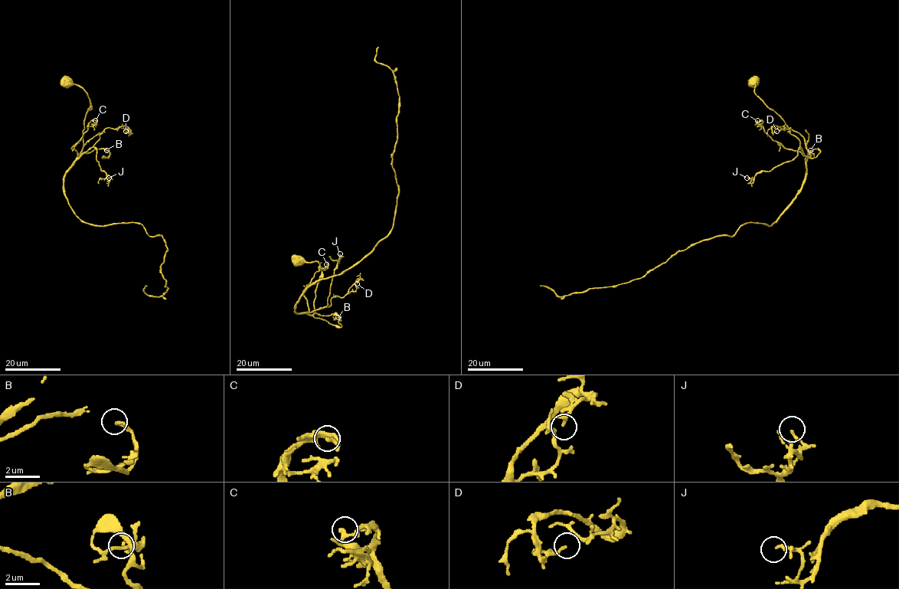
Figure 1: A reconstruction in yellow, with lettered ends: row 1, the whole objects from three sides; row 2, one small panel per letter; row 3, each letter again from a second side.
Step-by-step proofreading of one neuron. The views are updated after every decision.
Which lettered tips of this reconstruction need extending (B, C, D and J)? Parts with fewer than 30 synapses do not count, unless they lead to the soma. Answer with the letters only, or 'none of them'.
none of them

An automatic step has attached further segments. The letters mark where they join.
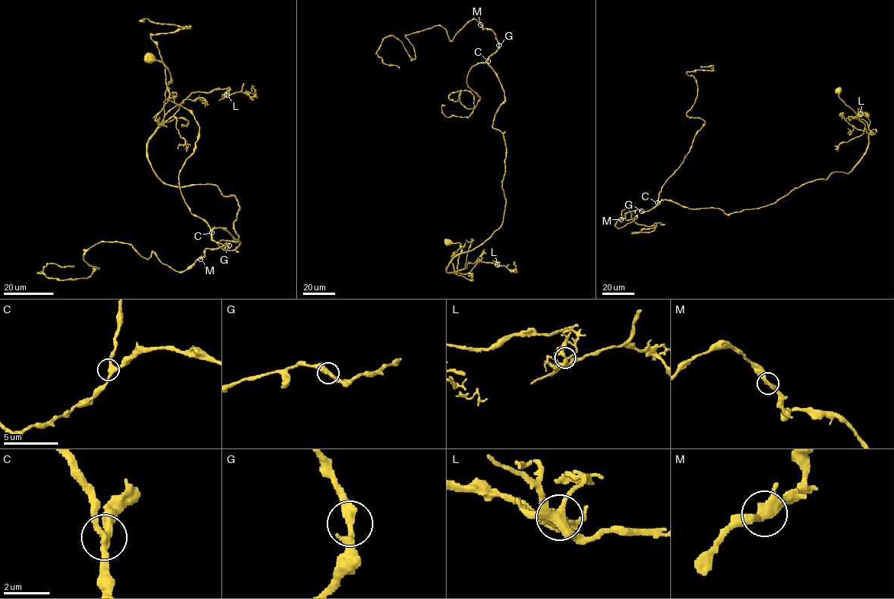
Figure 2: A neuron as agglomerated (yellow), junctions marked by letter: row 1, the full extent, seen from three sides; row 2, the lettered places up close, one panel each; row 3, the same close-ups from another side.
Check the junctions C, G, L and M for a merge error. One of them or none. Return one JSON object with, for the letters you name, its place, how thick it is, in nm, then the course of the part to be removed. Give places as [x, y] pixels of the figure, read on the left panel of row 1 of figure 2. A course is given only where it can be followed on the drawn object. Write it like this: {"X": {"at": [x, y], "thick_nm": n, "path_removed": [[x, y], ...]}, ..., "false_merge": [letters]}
{"L": {"at": [227, 95], "thick_nm": 320, "path_removed": [[226, 95], [240, 92], [253, 96], [256, 94], [252, 85]]}, "false_merge": ["L"]}

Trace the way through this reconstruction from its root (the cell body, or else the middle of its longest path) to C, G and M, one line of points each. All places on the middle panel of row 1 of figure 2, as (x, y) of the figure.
C: (447, 241), (461, 246), (456, 273), (452, 259), (502, 222), (506, 147), (492, 125), (505, 92), (488, 61)
G: (447, 241), (456, 273), (452, 259), (502, 222), (498, 45)
M: (447, 241), (456, 273), (505, 203), (498, 44), (480, 24)

